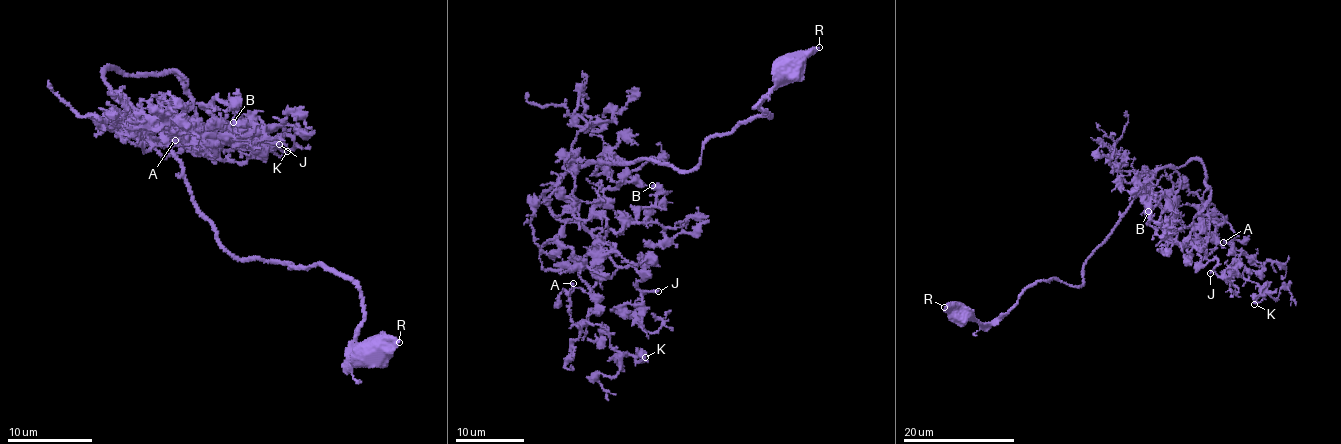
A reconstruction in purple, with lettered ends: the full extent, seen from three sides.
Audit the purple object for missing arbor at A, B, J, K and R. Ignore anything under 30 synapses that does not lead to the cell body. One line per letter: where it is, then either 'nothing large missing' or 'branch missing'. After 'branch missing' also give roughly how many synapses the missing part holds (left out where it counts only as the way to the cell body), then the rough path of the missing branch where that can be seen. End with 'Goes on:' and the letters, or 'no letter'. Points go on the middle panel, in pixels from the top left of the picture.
A: (573, 283) | nothing large missing
B: (652, 185) | nothing large missing
J: (658, 291) | branch missing | 30 syn | (658, 291), (692, 295), (711, 281)
K: (645, 357) | nothing large missing
R: (819, 47) | nothing large missing
Goes on: J

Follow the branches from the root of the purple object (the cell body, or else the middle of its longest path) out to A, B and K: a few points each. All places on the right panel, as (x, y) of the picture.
A: (962, 311), (1082, 285), (1139, 192), (1171, 231), (1222, 216), (1252, 260), (1223, 242)
B: (962, 311), (992, 322), (1035, 282), (1082, 285), (1137, 193), (1147, 210), (1161, 192), (1175, 240), (1148, 211)
K: (962, 311), (1082, 285), (1139, 192), (1171, 231), (1222, 216), (1254, 304)

